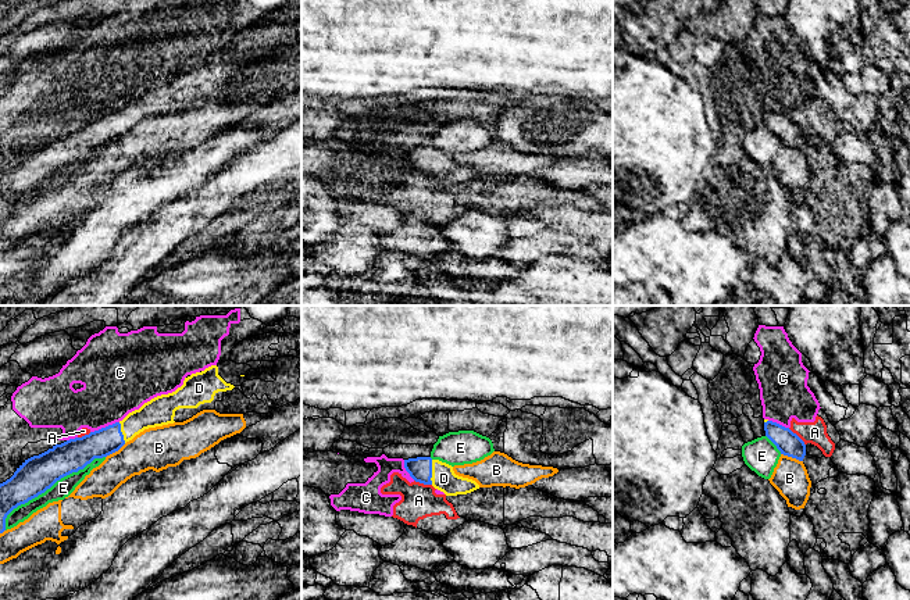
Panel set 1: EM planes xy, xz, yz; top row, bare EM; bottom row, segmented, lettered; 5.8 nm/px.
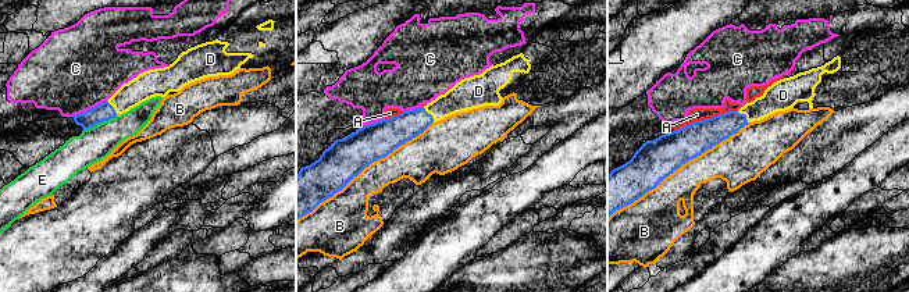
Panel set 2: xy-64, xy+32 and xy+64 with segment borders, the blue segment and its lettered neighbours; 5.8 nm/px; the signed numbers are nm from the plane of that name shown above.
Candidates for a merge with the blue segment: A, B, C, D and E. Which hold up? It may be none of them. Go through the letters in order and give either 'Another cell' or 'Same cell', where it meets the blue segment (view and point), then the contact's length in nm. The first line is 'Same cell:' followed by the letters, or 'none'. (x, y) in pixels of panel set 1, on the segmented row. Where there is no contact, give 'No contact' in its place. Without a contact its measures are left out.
Same cell: D
A: Another cell. Touches blue at yz (798, 436). Shared border 140 nm
B: Another cell. Touches blue at yz (792, 457). Shared border 140 nm
C: Another cell. Touches blue at xy (106, 427). Shared border 180 nm
D: Same cell. Touches blue at xz (431, 472). Shared border 140 nm
E: Another cell. Touches blue at xy (49, 488). Shared border 700 nm

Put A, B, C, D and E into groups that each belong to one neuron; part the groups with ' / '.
A C / B / D / E

